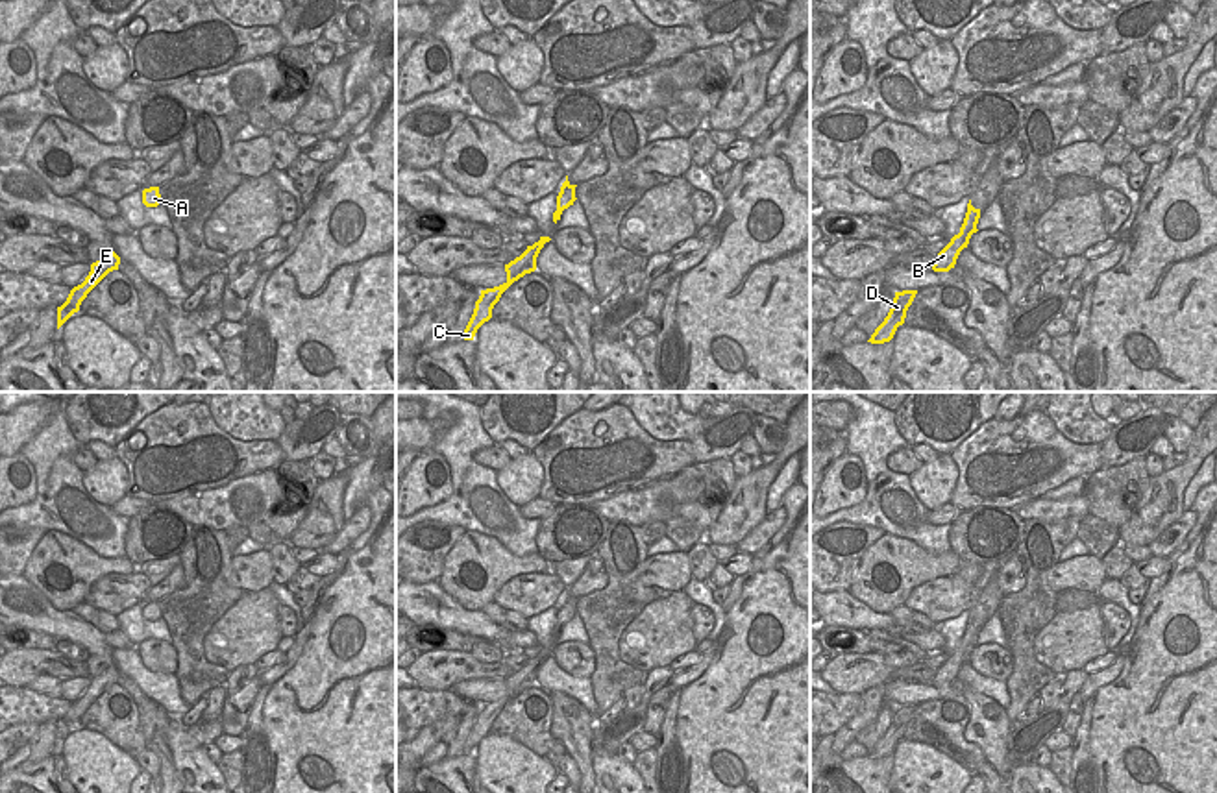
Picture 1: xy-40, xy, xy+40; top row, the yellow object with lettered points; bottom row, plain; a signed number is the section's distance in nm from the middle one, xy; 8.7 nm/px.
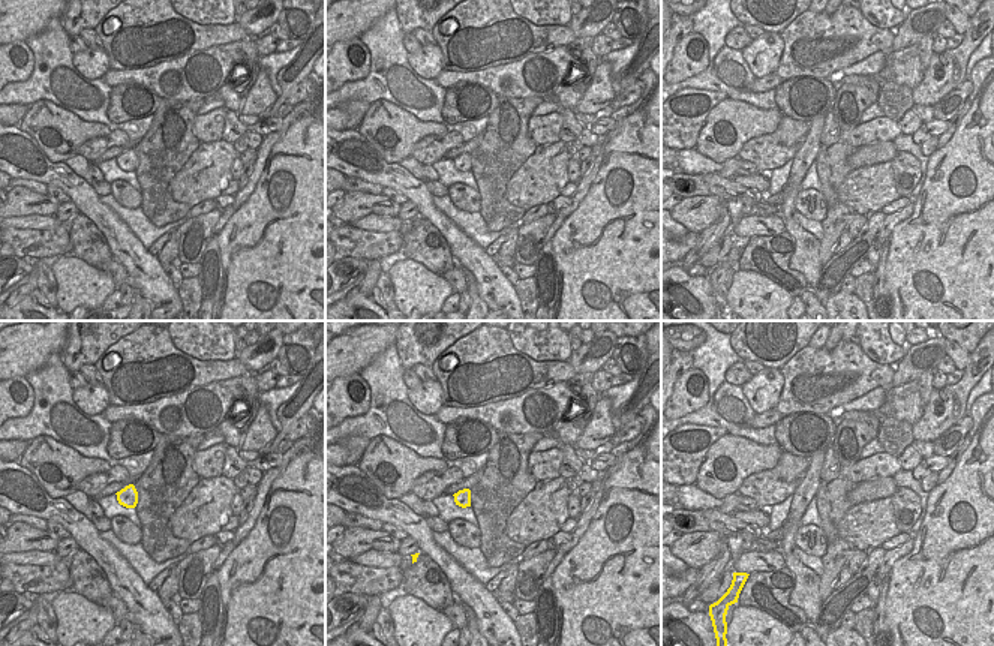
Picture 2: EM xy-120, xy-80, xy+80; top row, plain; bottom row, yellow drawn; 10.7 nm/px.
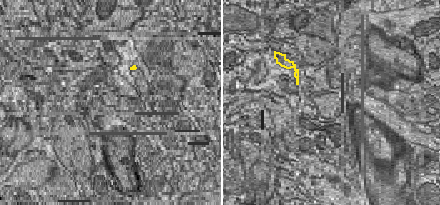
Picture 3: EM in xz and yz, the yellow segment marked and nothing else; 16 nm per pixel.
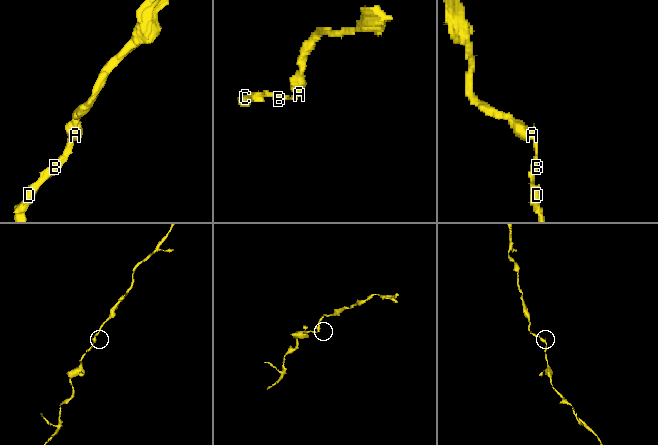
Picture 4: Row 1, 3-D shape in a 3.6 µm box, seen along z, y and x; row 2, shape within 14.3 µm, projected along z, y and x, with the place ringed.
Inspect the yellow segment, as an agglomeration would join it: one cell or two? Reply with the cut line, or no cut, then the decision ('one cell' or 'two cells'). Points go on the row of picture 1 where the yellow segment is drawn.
cut none; one cell

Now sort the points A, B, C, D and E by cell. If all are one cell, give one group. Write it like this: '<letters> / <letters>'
A B C D E

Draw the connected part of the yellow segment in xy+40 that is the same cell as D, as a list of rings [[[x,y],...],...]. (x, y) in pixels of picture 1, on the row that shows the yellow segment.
[[[917,290],[895,292],[888,316],[875,329],[875,333],[871,335],[871,338],[867,342],[871,342],[871,344],[890,342],[893,338],[897,327],[904,323],[906,311],[912,305],[916,294],[917,294]]]

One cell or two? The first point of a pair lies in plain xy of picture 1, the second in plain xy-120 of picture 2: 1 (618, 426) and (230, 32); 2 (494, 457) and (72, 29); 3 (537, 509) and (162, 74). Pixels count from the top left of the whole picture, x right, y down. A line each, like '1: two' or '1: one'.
1: one
2: two
3: one

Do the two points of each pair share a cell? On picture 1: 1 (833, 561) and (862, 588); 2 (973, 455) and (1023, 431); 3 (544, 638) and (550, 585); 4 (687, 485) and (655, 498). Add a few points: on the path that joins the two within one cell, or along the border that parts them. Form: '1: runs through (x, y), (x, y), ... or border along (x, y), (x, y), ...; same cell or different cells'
1: border along (875, 542), (864, 551), (848, 588); different cells
2: runs through (986, 451), (1005, 450), (1010, 444); same cell
3: border along (557, 605), (528, 618); different cells
4: runs through (679, 488), (663, 498); same cell

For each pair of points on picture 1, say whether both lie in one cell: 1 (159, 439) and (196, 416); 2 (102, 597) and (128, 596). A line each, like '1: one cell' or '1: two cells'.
1: one cell
2: one cell

